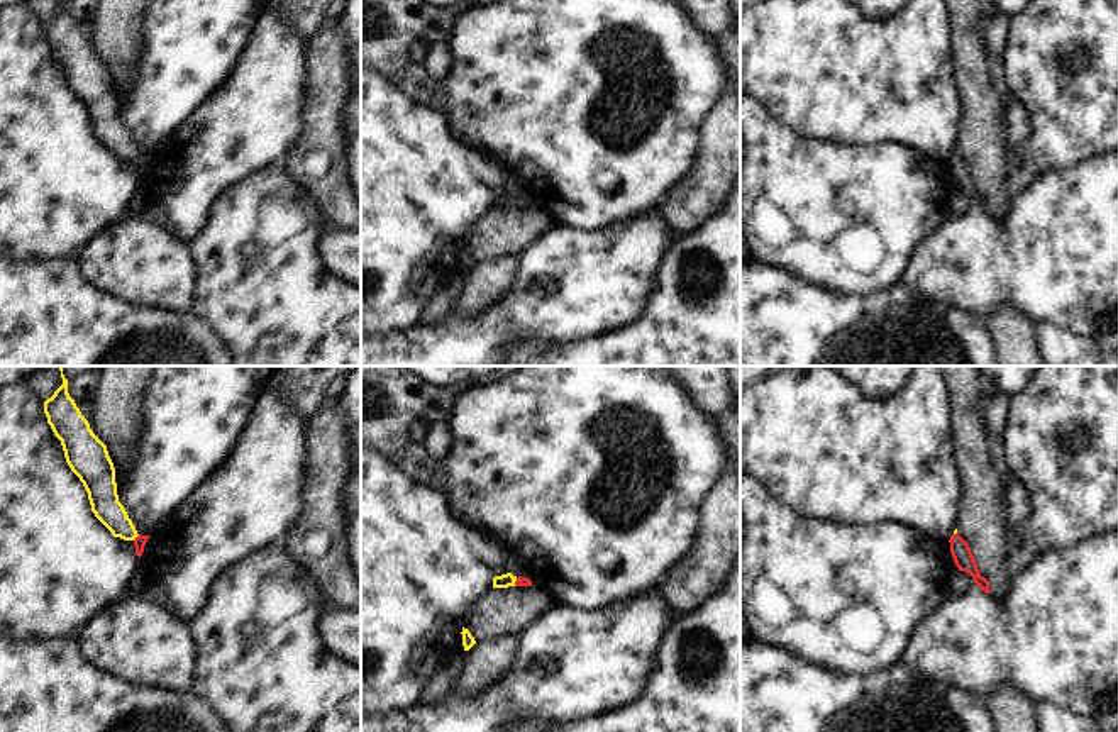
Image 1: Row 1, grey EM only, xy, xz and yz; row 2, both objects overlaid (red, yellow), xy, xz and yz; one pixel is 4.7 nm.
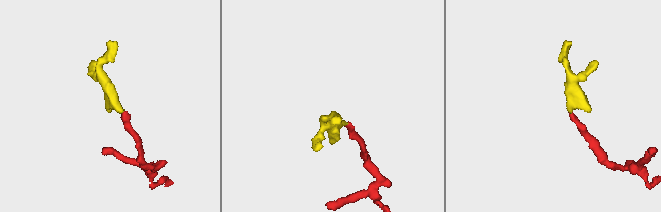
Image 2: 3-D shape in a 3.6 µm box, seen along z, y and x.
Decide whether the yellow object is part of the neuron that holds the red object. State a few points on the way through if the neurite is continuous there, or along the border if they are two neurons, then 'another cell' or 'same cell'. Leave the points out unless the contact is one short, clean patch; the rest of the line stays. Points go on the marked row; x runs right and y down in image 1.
runs through xy (139, 541), (138, 536), (107, 509), (104, 499); same cell

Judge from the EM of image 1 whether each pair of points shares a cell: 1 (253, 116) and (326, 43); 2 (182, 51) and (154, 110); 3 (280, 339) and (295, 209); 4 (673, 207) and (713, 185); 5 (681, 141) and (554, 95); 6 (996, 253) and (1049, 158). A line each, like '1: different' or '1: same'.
1: different
2: same
3: same
4: same
5: same
6: different

